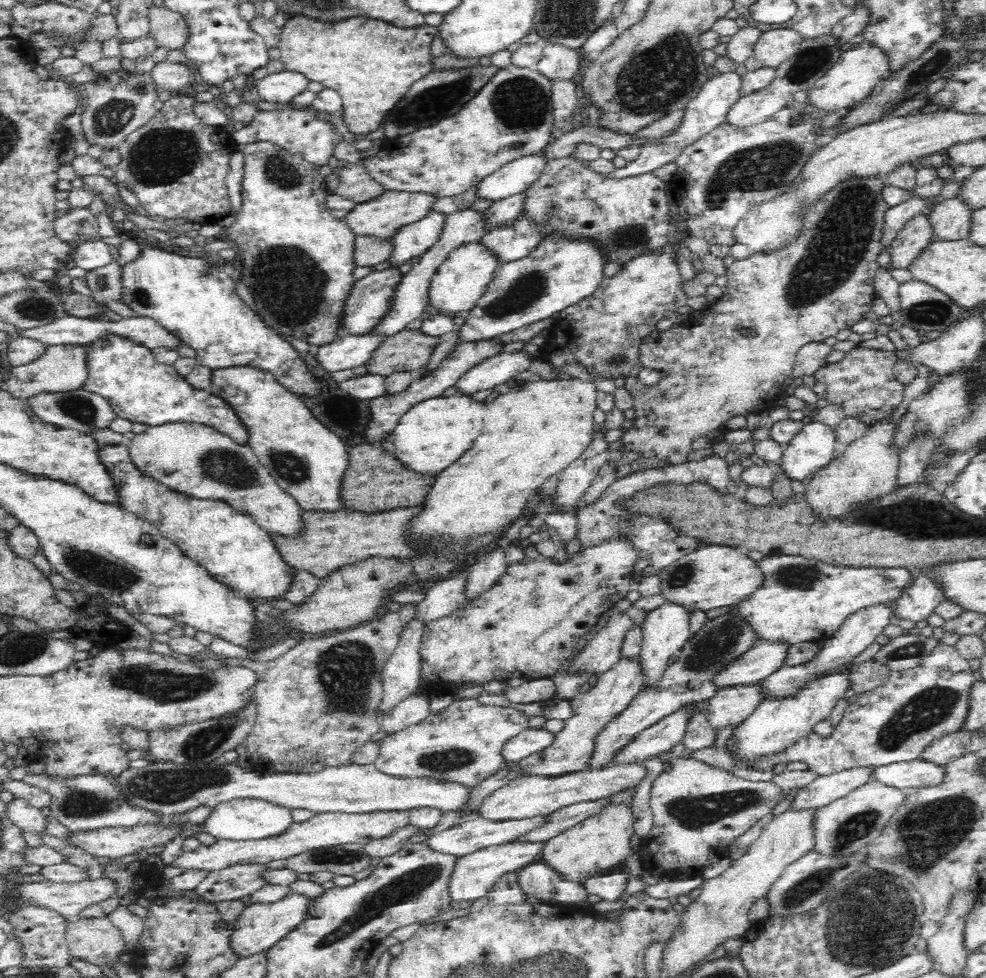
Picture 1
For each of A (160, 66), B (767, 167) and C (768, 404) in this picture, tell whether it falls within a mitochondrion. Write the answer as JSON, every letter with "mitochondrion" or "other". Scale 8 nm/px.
{"A":"other","B":"mitochondrion","C":"other"}

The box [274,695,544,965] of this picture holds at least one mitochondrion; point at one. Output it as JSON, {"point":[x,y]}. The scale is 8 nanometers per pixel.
{"point":[402,889]}

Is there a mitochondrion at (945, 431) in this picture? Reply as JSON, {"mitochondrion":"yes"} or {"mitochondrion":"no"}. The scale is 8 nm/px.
{"mitochondrion":"no"}

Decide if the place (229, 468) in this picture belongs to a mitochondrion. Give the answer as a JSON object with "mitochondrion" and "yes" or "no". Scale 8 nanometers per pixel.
{"mitochondrion":"yes"}

